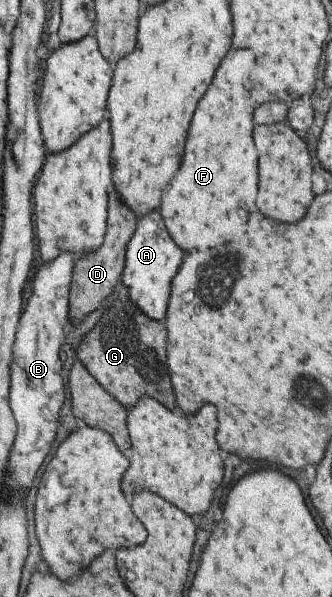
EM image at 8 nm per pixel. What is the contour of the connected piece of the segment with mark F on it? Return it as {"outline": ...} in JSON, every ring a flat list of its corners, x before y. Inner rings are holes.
{"outline":[[227,51,193,113,181,167,161,195,159,215,183,251,203,251,229,237,243,237,247,215,255,211,257,153,251,141,251,105,245,101,249,71,253,71,251,51]]}

